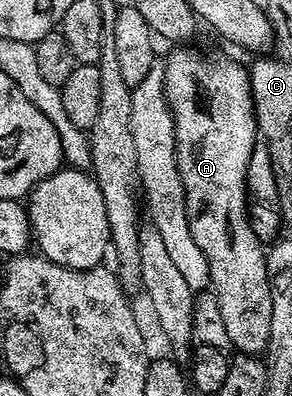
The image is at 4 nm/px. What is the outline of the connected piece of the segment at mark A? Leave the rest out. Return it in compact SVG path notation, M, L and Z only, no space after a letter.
M175 48L163 66L163 83L167 103L175 121L175 155L181 172L181 184L185 188L185 208L189 220L189 232L203 249L209 260L210 289L220 308L221 321L229 334L232 347L239 354L259 356L264 353L270 338L273 308L270 304L269 280L266 274L264 247L253 236L249 224L249 191L247 169L249 156L257 145L254 116L254 100L251 95L248 67L238 66L231 58L206 58L195 50Z

